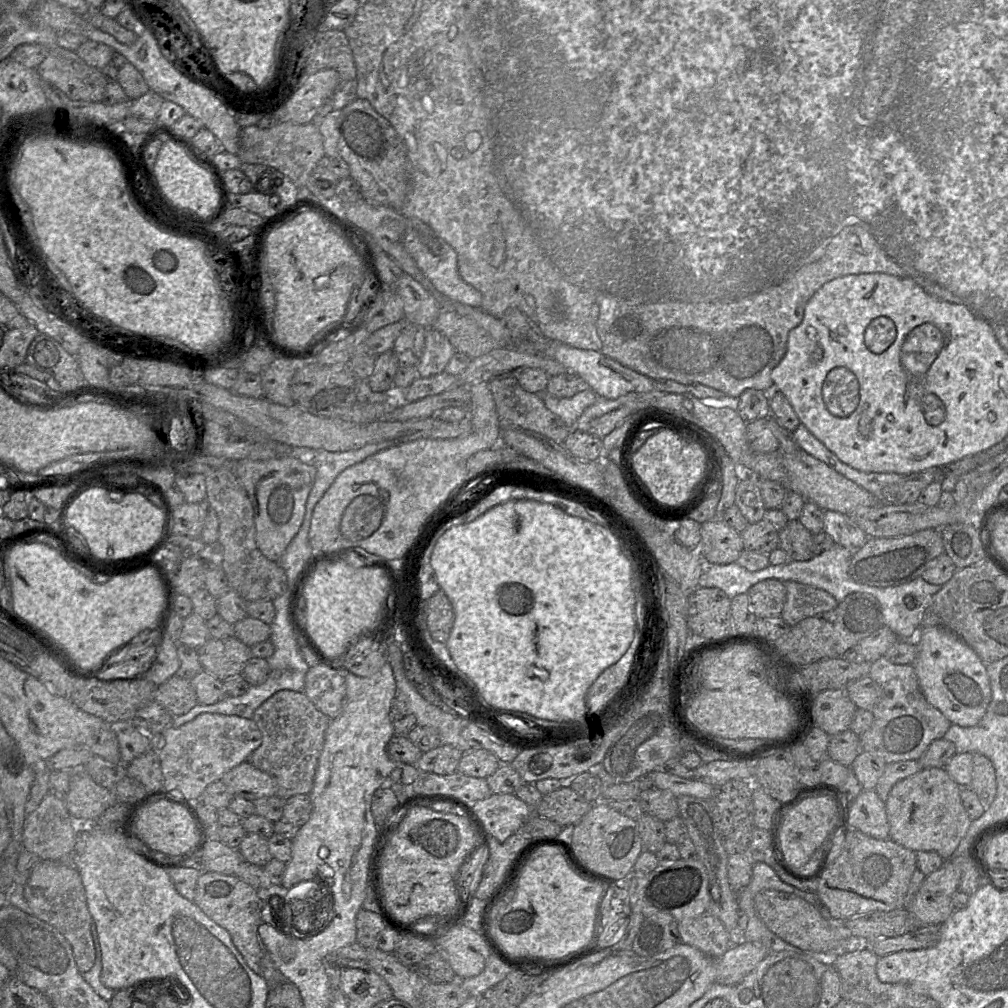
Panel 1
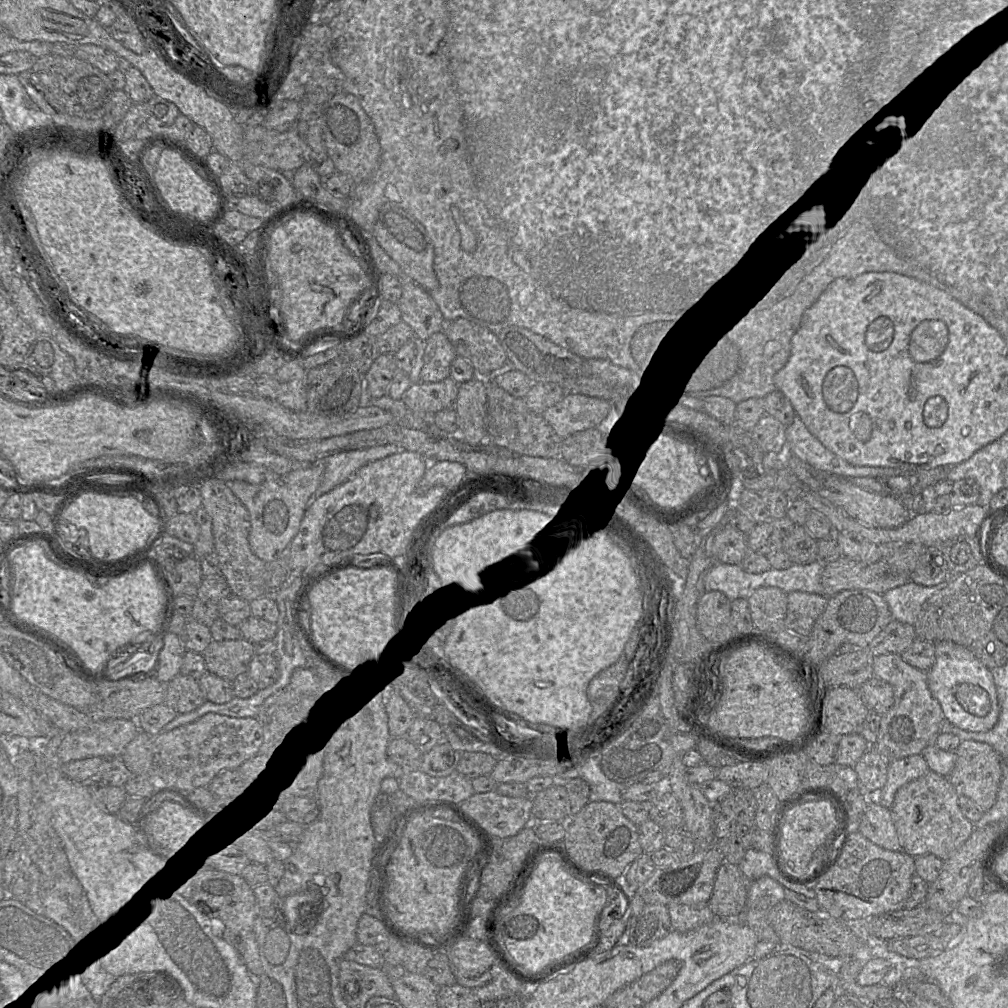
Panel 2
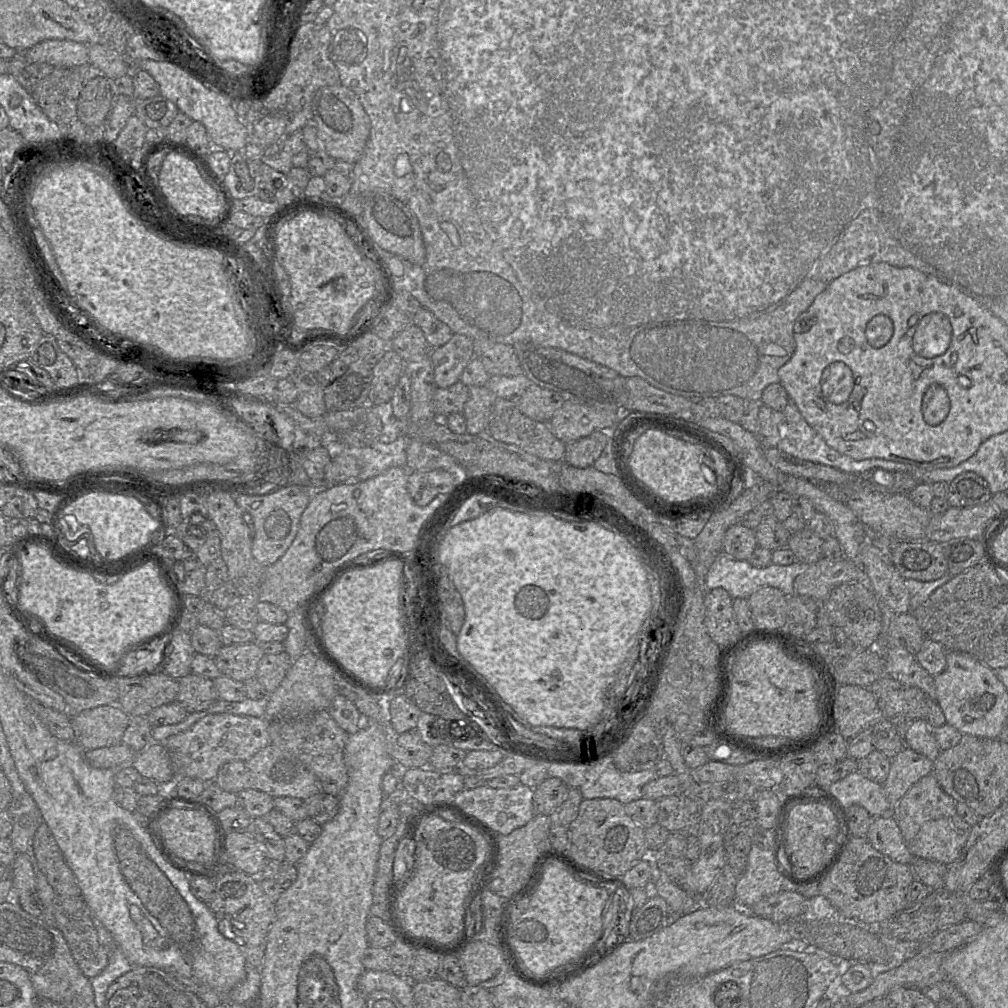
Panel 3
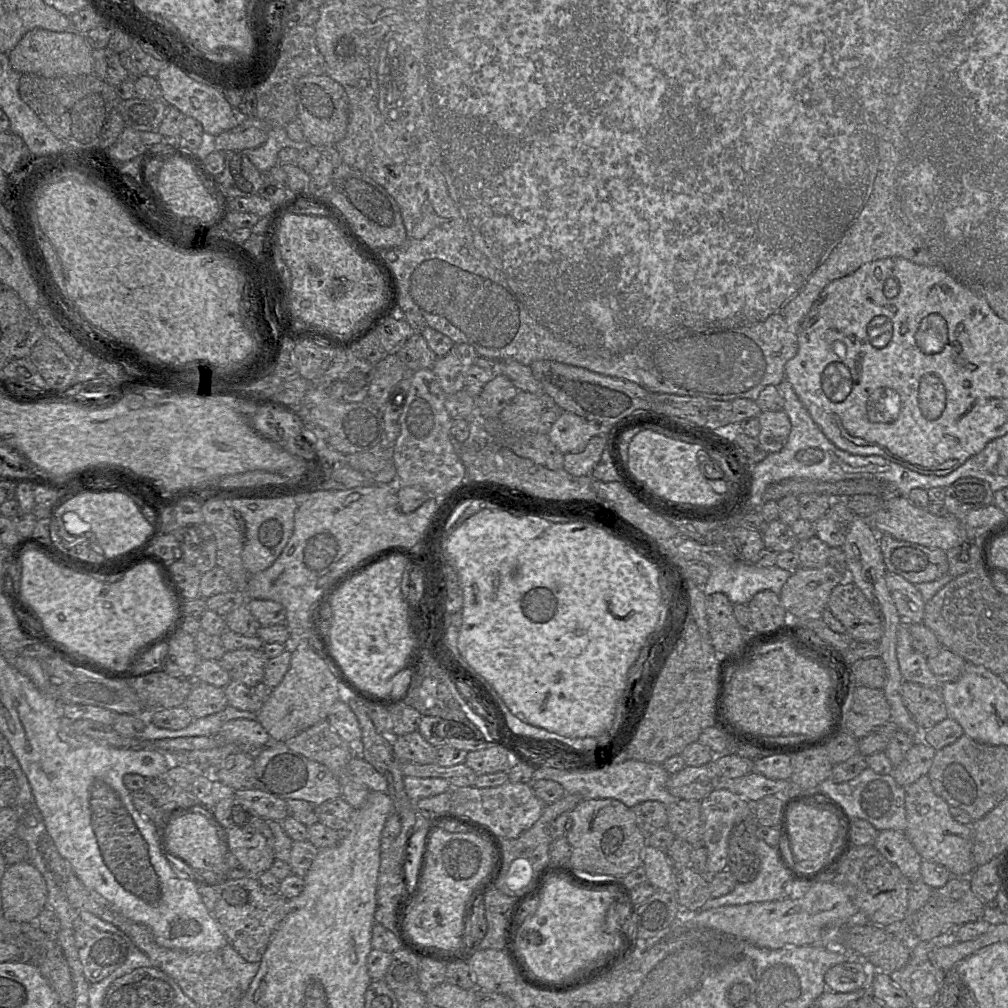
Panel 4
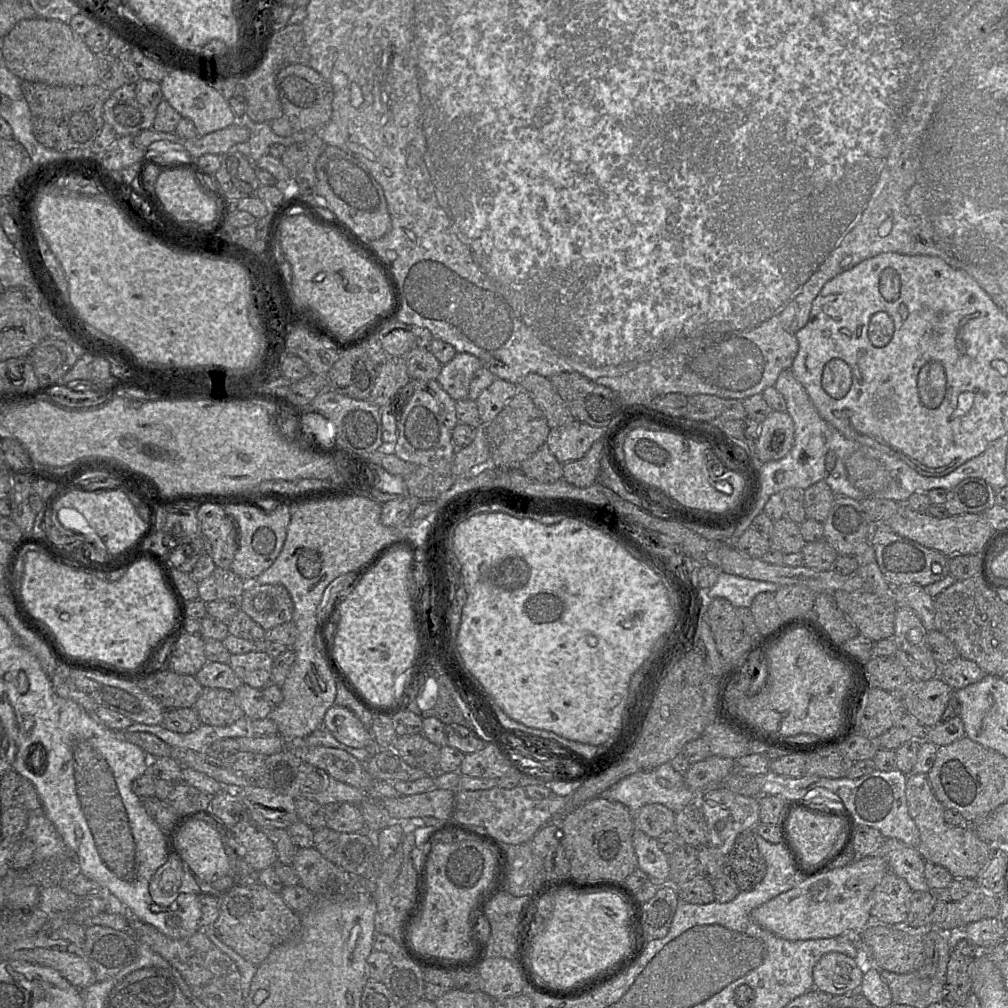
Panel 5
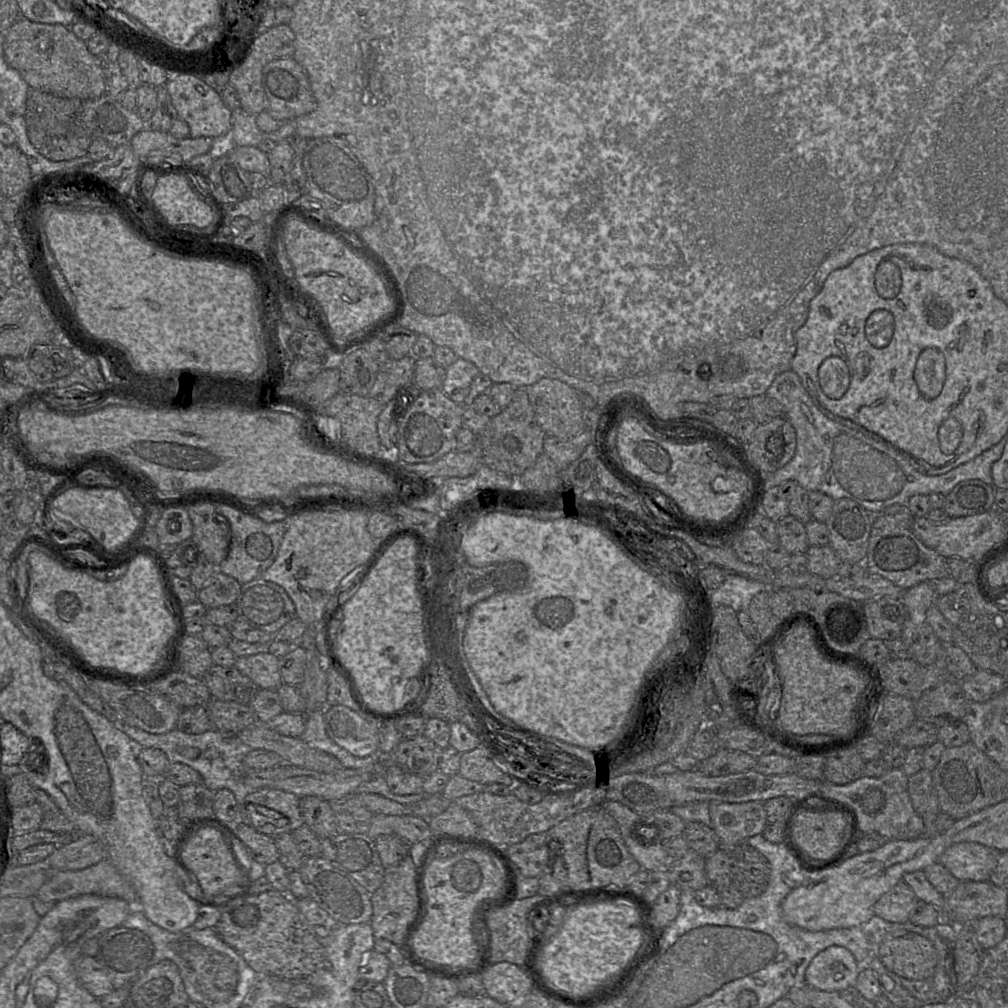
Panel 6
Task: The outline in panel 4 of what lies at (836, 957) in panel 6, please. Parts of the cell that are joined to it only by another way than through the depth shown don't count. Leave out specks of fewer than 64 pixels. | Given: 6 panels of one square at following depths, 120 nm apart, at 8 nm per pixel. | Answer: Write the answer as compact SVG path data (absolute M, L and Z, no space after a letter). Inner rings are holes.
M843 962L832 966L824 975L825 991L849 993L863 987L867 976L858 962Z

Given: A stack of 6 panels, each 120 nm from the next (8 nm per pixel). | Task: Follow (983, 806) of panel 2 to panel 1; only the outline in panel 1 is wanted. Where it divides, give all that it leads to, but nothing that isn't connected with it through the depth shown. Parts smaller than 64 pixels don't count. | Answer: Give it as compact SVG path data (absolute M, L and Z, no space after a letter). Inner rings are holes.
M972 753L972 771L969 788L984 807L990 806L996 796L996 773L992 762L980 753Z

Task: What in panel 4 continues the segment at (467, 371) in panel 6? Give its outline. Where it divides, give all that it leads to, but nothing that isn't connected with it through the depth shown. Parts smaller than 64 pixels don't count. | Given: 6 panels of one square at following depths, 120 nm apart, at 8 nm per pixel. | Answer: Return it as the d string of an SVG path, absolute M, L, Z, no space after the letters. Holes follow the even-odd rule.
M460 343L454 344L445 356L437 358L432 370L446 395L464 389L466 372L478 357L472 346Z

